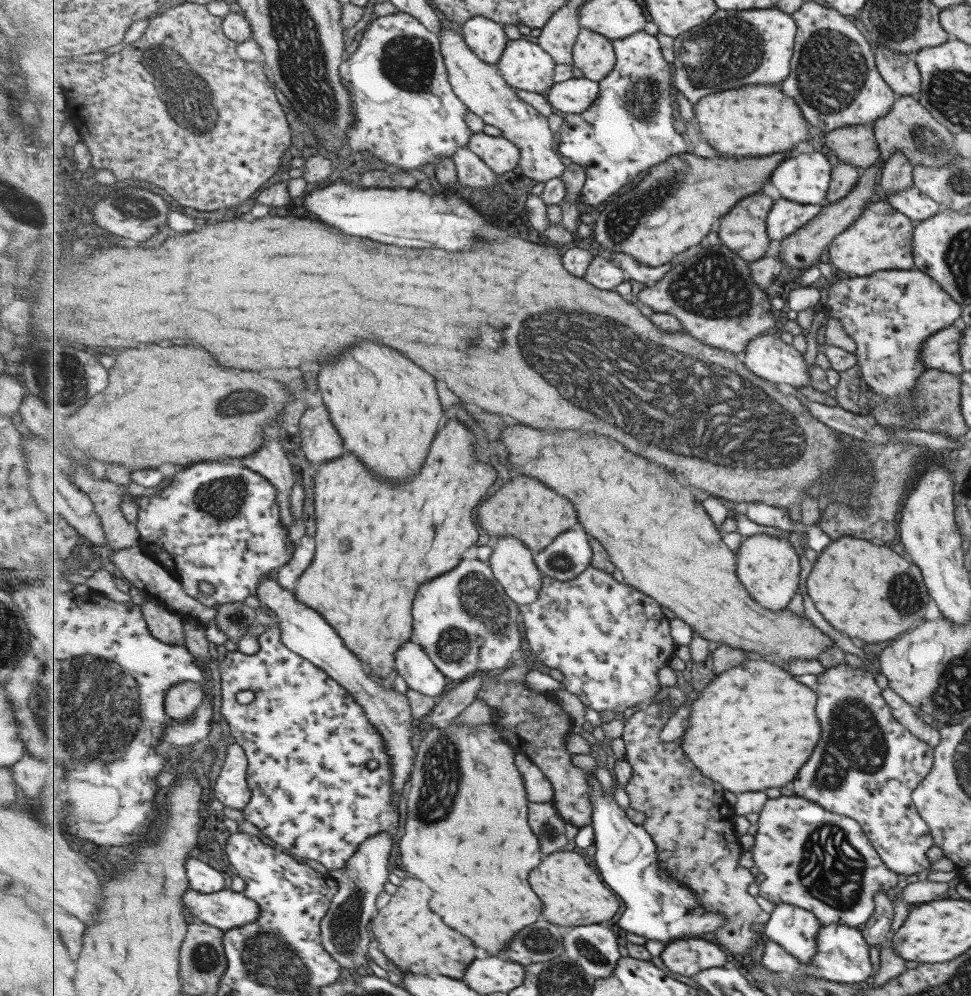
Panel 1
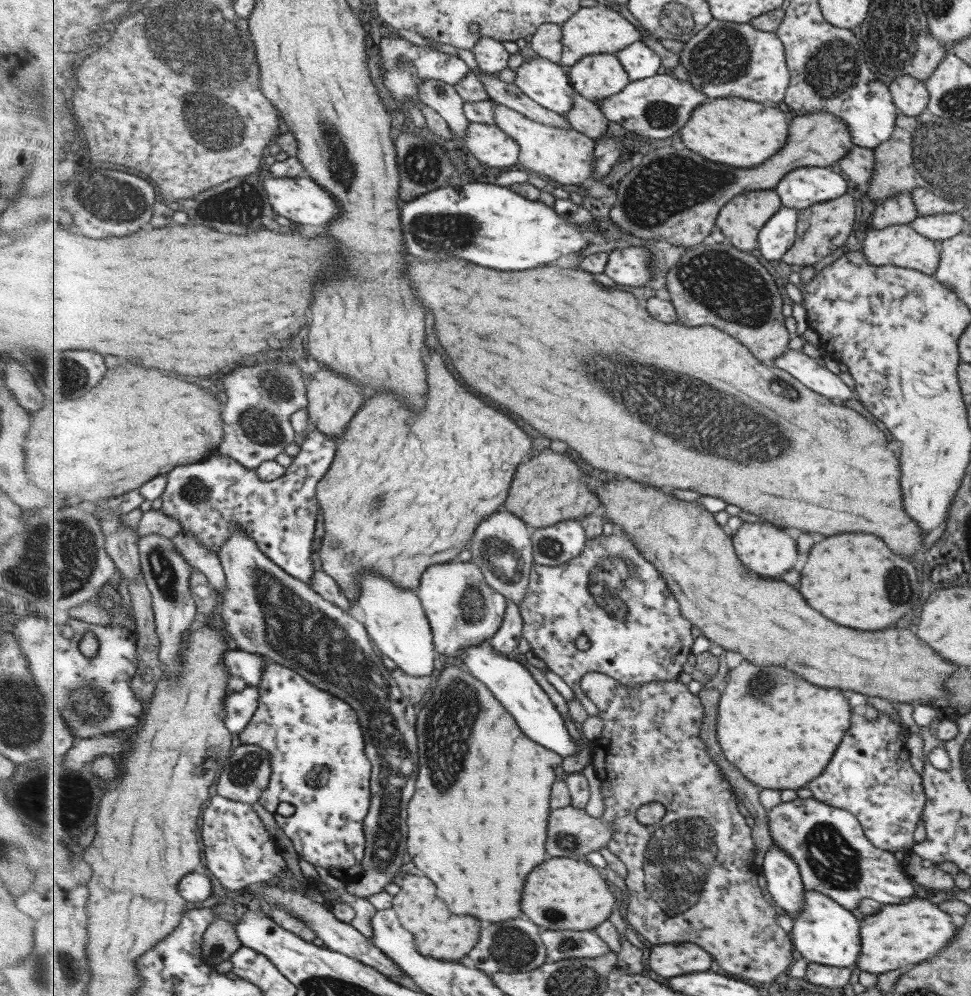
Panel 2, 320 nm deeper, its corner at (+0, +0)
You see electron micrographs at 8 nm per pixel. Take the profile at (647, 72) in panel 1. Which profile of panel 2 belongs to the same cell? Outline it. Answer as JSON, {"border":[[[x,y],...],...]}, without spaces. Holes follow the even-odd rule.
{"border":[[[642,41],[634,42],[626,49],[620,50],[618,59],[623,63],[632,81],[640,81],[659,75],[663,66],[661,56],[646,46]]]}

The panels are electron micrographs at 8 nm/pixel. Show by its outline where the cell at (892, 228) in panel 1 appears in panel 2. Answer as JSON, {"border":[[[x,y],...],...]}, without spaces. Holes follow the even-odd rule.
{"border":[[[866,224],[865,237],[859,251],[867,258],[867,263],[875,266],[893,265],[918,270],[922,274],[933,275],[939,262],[937,243],[917,234],[909,224],[893,224],[881,230]]]}

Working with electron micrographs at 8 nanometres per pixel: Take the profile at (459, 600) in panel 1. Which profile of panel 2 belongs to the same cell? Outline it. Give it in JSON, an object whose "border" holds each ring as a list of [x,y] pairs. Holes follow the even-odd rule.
{"border":[[[472,560],[430,566],[417,588],[430,619],[435,650],[443,656],[461,658],[467,648],[489,643],[503,625],[508,598],[486,581],[482,567]]]}

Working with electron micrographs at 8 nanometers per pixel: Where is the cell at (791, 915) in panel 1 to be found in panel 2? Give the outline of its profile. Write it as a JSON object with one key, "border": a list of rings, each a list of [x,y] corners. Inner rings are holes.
{"border":[[[773,844],[765,853],[764,861],[761,865],[761,872],[763,872],[767,880],[767,890],[771,897],[795,921],[798,914],[802,911],[806,892],[800,866],[794,861],[791,855],[788,855],[786,850]]]}

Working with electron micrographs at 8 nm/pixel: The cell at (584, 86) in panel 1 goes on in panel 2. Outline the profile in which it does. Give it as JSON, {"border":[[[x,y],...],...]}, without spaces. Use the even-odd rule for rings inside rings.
{"border":[[[670,71],[640,81],[631,81],[626,89],[600,100],[599,108],[609,121],[615,121],[628,131],[650,139],[671,140],[690,120],[699,105],[711,100],[691,81],[679,80]]]}

